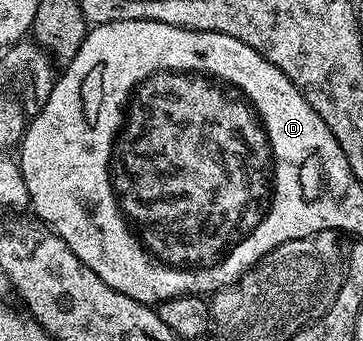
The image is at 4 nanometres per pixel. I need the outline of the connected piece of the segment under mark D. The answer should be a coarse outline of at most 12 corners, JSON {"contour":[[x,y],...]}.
{"contour":[[92,26],[28,201],[159,304],[312,235],[338,140],[232,36]]}

